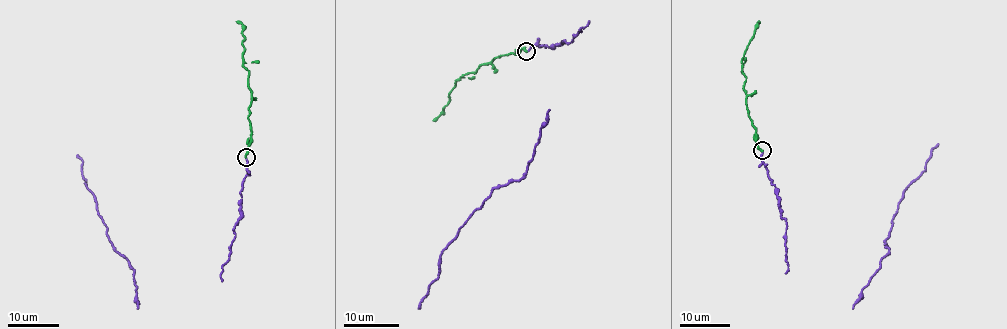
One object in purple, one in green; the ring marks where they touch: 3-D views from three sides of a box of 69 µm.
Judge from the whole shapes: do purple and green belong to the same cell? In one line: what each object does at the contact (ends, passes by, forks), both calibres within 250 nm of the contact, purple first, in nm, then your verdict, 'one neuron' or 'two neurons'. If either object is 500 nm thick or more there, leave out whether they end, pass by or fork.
purple ends | green ends | 130/200 nm | one neuron

